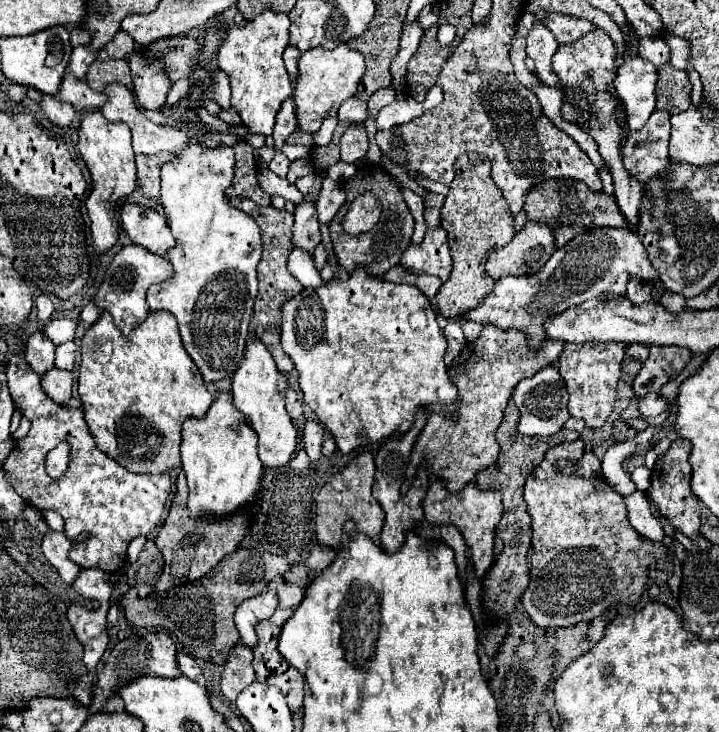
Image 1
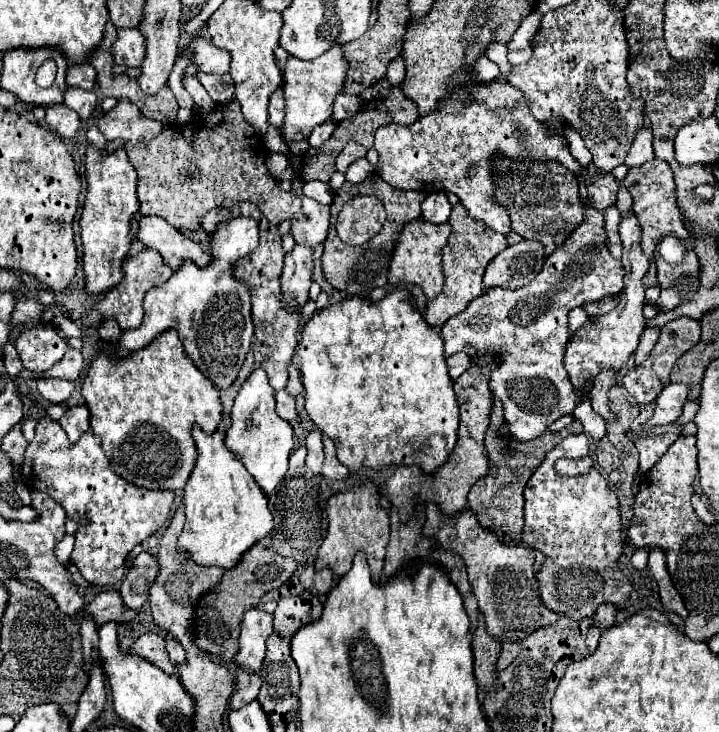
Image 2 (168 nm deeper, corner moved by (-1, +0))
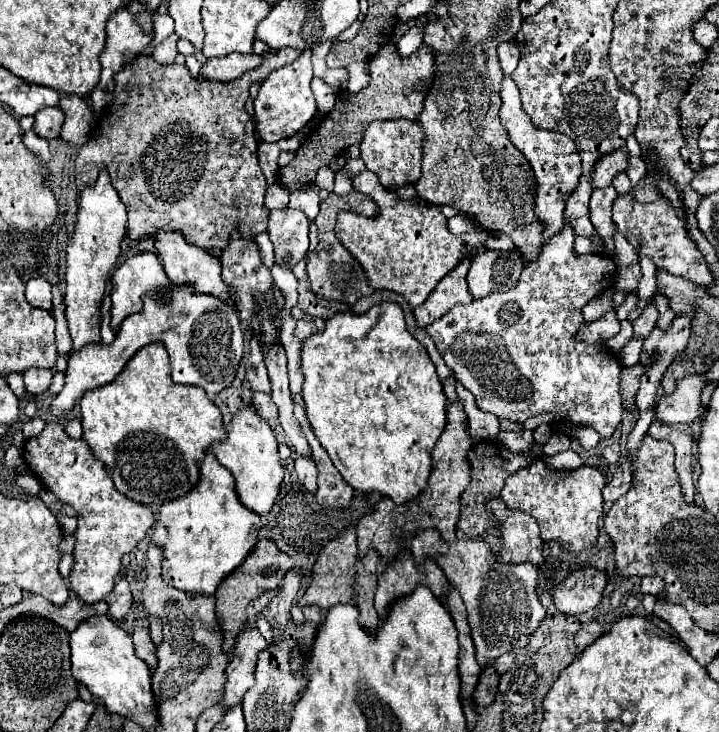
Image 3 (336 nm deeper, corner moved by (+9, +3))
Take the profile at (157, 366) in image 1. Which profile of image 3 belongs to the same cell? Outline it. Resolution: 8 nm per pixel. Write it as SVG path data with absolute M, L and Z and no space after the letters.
M150 343L146 347L142 347L122 369L122 375L118 375L112 383L98 387L96 391L88 391L82 399L80 399L80 409L82 409L82 429L84 429L84 441L90 445L90 449L94 451L94 457L100 459L106 465L108 475L112 477L116 489L126 495L132 501L138 501L142 505L148 503L166 503L166 501L174 501L180 499L182 495L188 495L190 489L194 489L194 485L200 479L200 463L206 457L206 451L210 447L212 441L224 441L226 439L226 429L222 423L222 415L220 409L208 399L208 395L204 395L204 391L200 387L186 387L186 385L178 385L170 379L170 359L166 353L166 347L162 343Z

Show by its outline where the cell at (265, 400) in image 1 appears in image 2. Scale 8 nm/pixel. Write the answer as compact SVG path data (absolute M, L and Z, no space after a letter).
M254 368L252 374L244 380L232 412L230 412L230 428L226 430L226 446L234 450L246 470L256 478L258 486L270 494L276 484L286 476L288 472L288 458L294 450L294 432L288 420L280 418L276 414L276 390L268 384L268 374L264 374L262 368Z

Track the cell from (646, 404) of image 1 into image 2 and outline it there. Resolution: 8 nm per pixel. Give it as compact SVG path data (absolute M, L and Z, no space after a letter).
M668 384L656 398L654 416L646 422L646 428L656 424L674 424L682 412L682 406L688 396L686 384Z

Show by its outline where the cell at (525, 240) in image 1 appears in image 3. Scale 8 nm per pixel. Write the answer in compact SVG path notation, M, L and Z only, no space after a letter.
M482 251L478 253L466 277L470 295L482 299L496 291L508 291L518 283L518 277L524 269L524 261L518 253L512 251Z

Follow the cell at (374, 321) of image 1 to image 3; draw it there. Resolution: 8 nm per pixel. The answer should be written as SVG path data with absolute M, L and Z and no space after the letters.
M380 303L364 315L336 313L326 321L324 333L302 343L302 373L306 417L342 479L354 491L380 493L396 505L416 499L426 489L430 453L446 427L446 395L426 349L408 333L402 309L396 303Z

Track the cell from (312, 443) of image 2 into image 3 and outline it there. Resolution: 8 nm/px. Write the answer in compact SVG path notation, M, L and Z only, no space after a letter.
M296 457L296 475L298 475L298 481L304 485L304 489L308 493L316 495L316 489L318 489L316 463L312 459L308 459L308 457Z

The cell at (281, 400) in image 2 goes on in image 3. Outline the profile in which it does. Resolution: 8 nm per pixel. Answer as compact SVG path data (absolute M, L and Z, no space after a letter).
M254 393L252 395L252 405L254 405L254 409L258 409L258 415L262 415L262 419L266 419L266 421L274 419L276 413L278 413L276 405L272 403L270 395L266 395L266 393Z

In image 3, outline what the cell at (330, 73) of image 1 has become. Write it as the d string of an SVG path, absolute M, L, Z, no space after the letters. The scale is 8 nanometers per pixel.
M304 51L294 63L284 65L278 71L272 71L266 77L266 81L262 81L260 91L254 99L254 123L262 143L274 143L292 137L316 115L316 101L310 89L310 81L312 81L310 51Z

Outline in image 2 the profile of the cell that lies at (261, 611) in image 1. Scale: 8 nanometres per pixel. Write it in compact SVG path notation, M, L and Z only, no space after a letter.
M256 606L244 614L240 626L240 652L236 654L236 662L250 670L260 670L266 652L266 638L272 634L272 614Z

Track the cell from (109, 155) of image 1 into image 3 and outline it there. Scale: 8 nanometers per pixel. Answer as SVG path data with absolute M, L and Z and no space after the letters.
M102 171L94 187L84 189L78 199L78 223L66 249L68 261L66 261L64 305L66 305L68 331L76 351L88 343L100 343L102 295L106 291L108 275L118 261L120 243L124 235L126 235L126 205L114 191L110 175Z

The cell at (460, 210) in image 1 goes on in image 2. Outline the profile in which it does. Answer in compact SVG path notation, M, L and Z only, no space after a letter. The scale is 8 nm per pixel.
M458 202L454 208L452 208L452 214L450 214L450 226L452 226L452 234L448 238L448 244L442 248L442 262L444 262L444 290L442 294L436 298L436 300L430 300L428 302L428 308L424 312L424 318L430 326L442 326L448 318L460 314L462 310L466 310L466 306L486 294L486 286L482 284L482 276L484 276L484 268L490 264L490 260L502 252L508 242L506 242L506 236L494 232L492 228L484 226L484 222L472 218L468 214L468 210L464 210L464 204Z

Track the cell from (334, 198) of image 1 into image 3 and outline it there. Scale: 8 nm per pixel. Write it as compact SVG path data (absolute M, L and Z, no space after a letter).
M274 209L266 233L274 243L274 261L286 269L298 265L308 253L308 217L298 209Z

